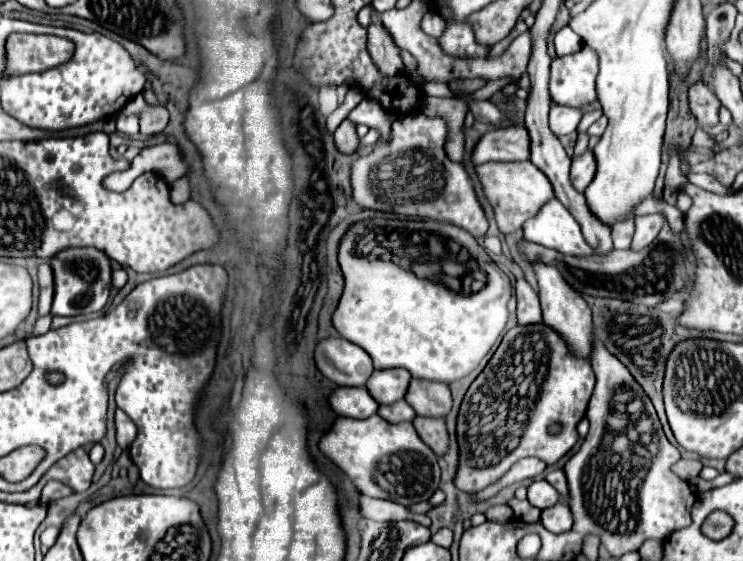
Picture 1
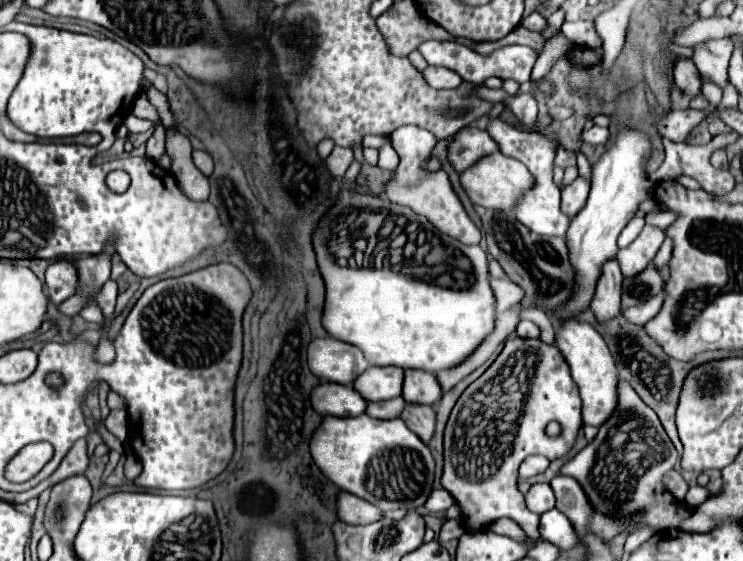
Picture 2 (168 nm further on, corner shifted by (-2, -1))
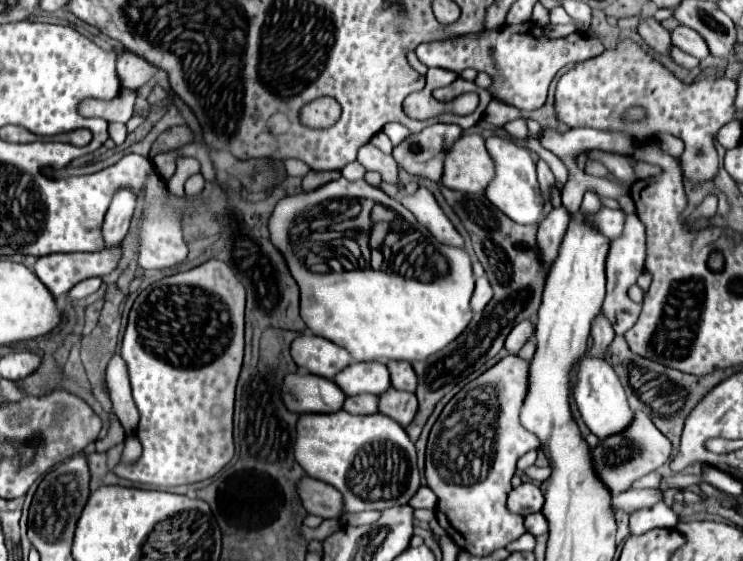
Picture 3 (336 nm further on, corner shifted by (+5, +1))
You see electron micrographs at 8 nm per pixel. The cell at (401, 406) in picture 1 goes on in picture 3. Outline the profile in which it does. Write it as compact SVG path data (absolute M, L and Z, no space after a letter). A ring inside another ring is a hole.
M353 395L343 403L345 411L353 415L373 415L377 413L377 395Z

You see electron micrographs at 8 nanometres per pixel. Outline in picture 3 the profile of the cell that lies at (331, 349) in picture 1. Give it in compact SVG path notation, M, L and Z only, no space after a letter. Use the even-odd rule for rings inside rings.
M299 335L291 343L291 357L299 369L325 379L333 379L351 363L351 355L343 347L317 335Z

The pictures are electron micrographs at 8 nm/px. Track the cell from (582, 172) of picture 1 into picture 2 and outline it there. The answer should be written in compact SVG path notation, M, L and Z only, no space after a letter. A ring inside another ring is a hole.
M580 175L568 187L562 189L562 209L564 213L568 213L568 217L574 217L584 207L588 191L590 191L590 181Z

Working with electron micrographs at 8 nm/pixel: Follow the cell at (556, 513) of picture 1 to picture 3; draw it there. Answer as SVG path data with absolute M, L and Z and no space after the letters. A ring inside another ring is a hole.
M531 513L525 517L525 529L527 529L527 533L531 533L535 537L543 535L543 533L547 533L547 519L541 513Z

